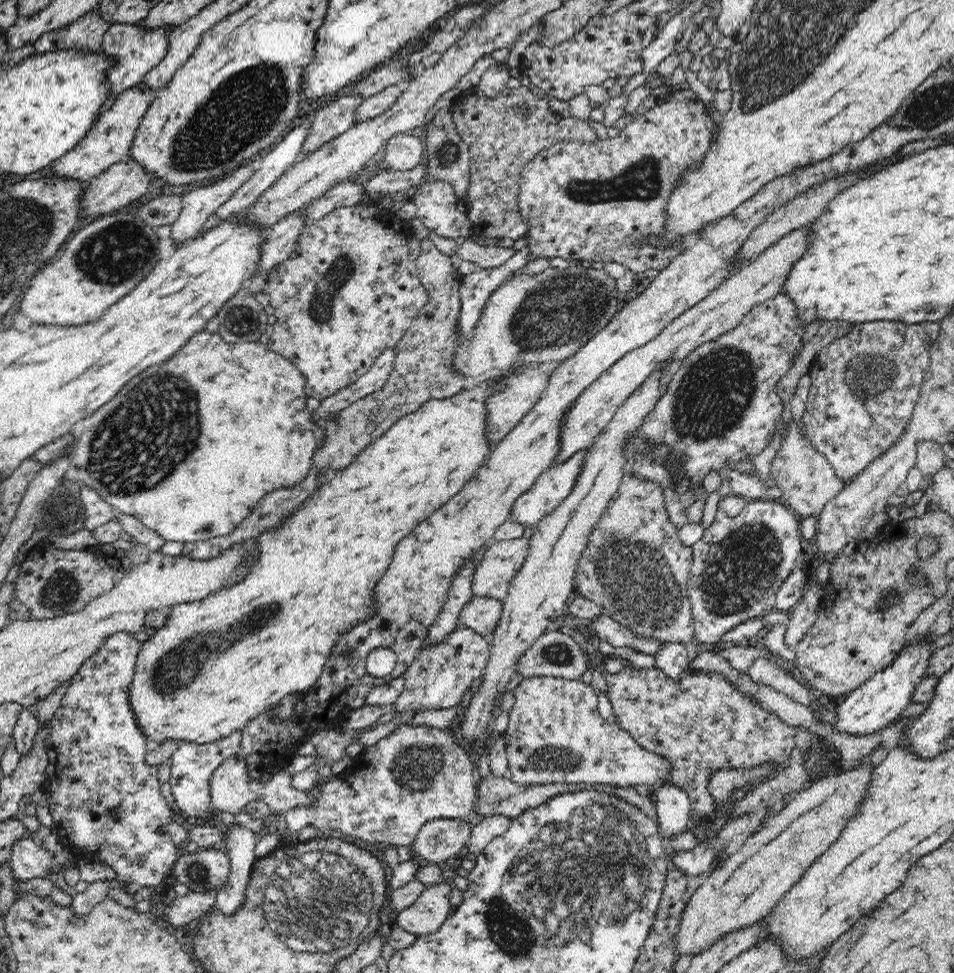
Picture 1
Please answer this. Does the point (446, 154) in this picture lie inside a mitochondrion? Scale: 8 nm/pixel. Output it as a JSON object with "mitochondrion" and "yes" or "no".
{"mitochondrion":"yes"}

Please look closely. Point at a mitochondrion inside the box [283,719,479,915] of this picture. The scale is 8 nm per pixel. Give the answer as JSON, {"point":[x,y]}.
{"point":[414,768]}

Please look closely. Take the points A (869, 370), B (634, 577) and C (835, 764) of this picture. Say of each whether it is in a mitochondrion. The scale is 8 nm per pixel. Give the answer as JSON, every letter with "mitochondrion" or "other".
{"A":"mitochondrion","B":"mitochondrion","C":"other"}

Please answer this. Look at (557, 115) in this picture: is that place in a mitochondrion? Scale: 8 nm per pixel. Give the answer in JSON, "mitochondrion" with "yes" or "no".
{"mitochondrion":"no"}

